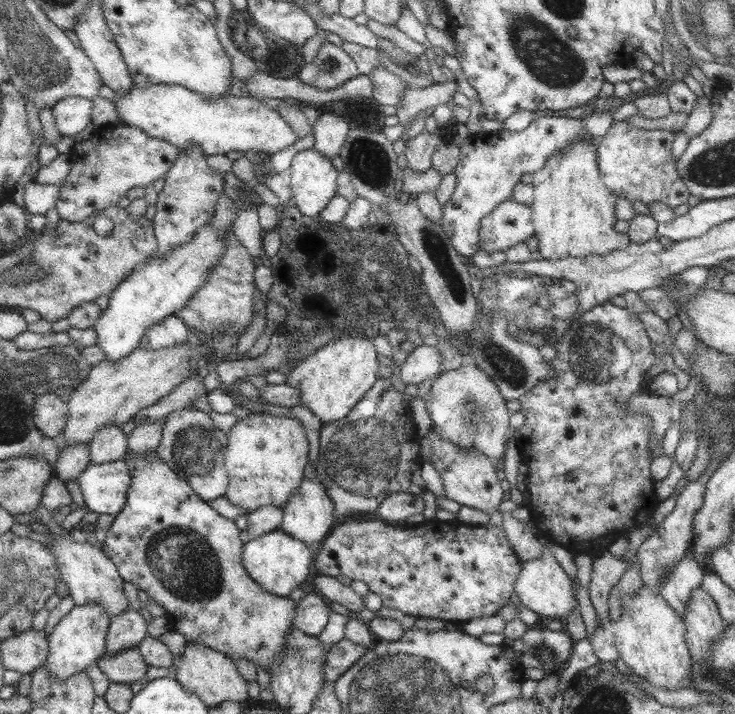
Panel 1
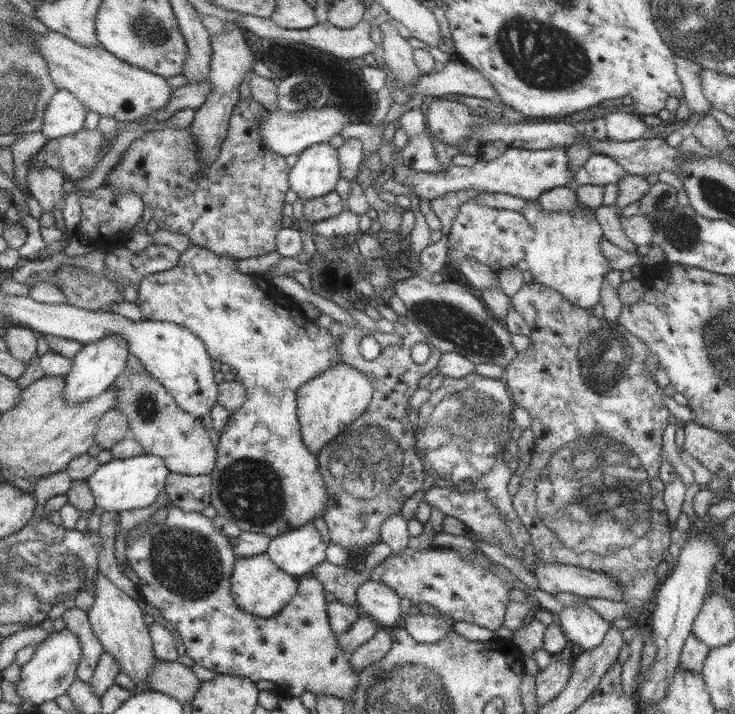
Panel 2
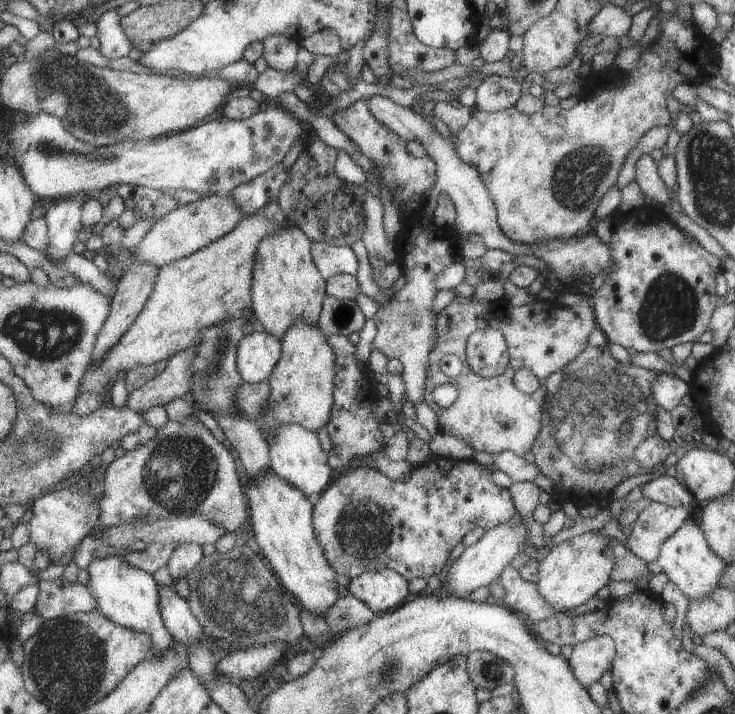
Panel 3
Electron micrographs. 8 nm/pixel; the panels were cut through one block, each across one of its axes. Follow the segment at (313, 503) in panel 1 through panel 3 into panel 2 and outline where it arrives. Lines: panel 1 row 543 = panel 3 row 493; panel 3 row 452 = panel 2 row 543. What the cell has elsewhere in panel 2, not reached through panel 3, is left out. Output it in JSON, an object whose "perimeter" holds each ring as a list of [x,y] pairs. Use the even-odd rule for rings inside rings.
{"perimeter":[[[307,522],[295,530],[270,538],[266,553],[275,566],[299,578],[325,561],[325,547],[314,522]]]}

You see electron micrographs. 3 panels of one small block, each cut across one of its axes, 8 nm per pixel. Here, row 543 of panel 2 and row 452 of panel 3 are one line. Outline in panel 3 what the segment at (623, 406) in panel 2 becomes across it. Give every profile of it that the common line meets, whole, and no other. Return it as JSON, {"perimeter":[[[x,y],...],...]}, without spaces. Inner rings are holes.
{"perimeter":[[[611,343],[593,347],[587,344],[582,352],[579,352],[575,359],[572,359],[562,368],[554,371],[545,380],[543,386],[547,389],[546,400],[543,402],[543,414],[541,414],[541,430],[539,435],[535,436],[534,444],[530,449],[535,457],[534,466],[538,472],[543,474],[553,484],[552,499],[555,504],[559,504],[559,508],[566,501],[573,501],[578,507],[587,505],[587,492],[591,492],[591,496],[607,496],[606,502],[611,501],[610,497],[615,488],[619,488],[619,484],[623,484],[624,480],[631,480],[631,476],[643,476],[644,474],[655,472],[655,465],[664,461],[670,454],[668,442],[662,440],[658,434],[658,415],[659,406],[654,402],[653,384],[659,372],[644,370],[631,363],[621,364],[619,360],[615,360],[615,356],[611,356]]]}

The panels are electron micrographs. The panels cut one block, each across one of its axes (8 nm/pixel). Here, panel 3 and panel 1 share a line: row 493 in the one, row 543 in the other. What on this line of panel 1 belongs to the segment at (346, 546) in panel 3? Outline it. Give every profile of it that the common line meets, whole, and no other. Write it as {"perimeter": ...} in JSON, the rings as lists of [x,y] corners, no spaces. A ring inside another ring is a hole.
{"perimeter":[[[345,518],[335,524],[330,533],[317,546],[313,557],[313,571],[327,577],[346,576],[349,580],[361,580],[369,592],[381,599],[385,608],[398,610],[416,618],[439,618],[448,622],[467,622],[471,618],[487,618],[495,615],[501,606],[512,602],[513,582],[518,578],[519,562],[509,547],[499,526],[462,525],[457,520],[450,524],[437,520],[423,521],[417,528],[397,530],[379,522],[379,534],[367,534],[365,522]]]}

